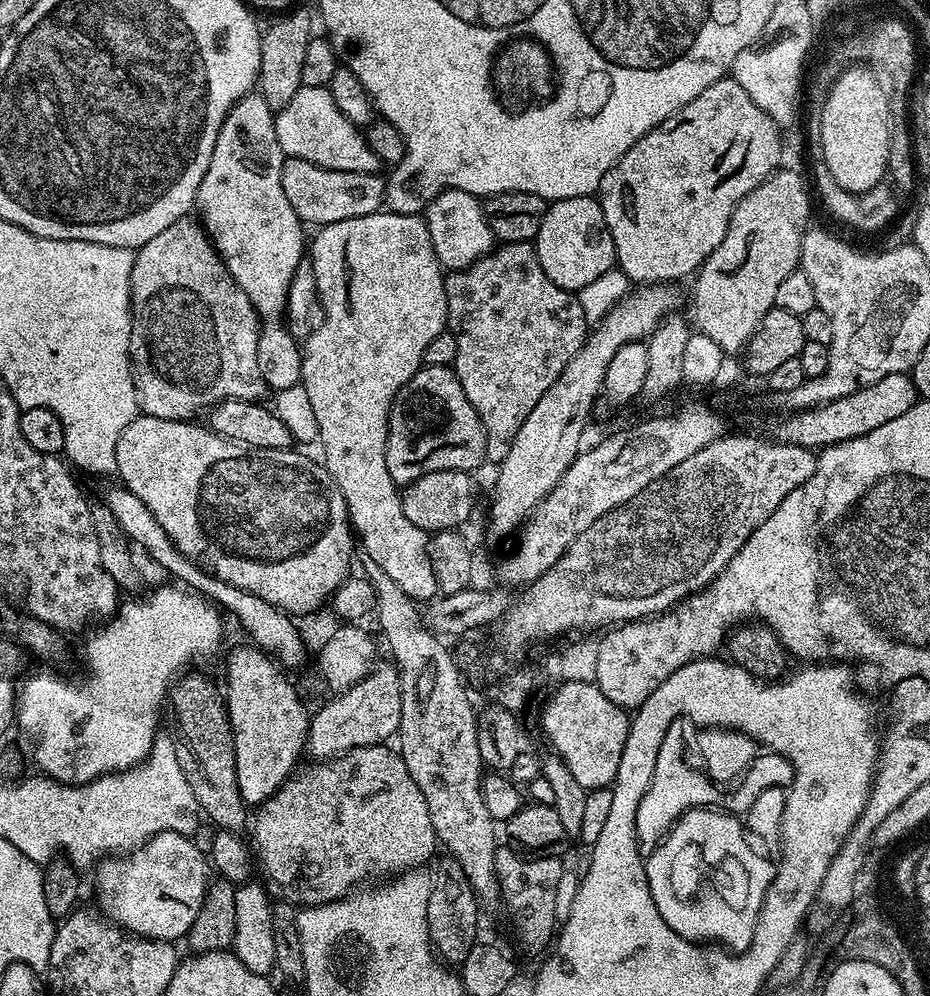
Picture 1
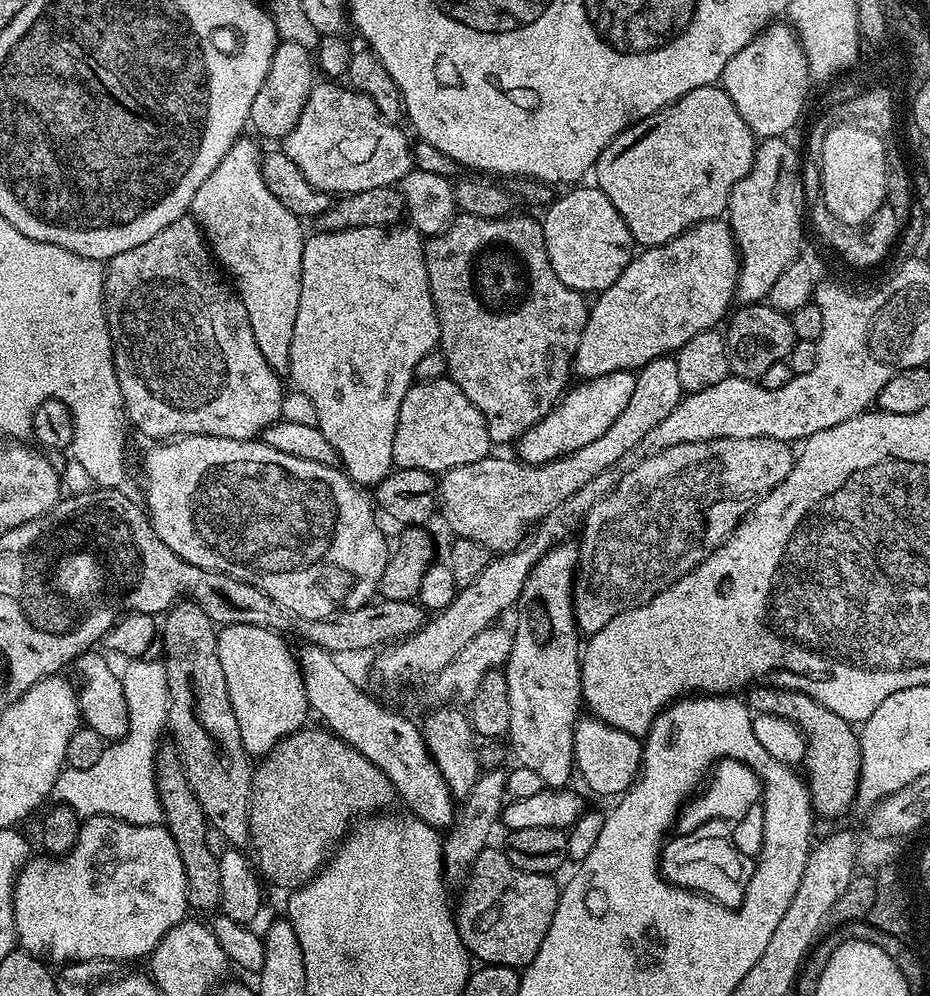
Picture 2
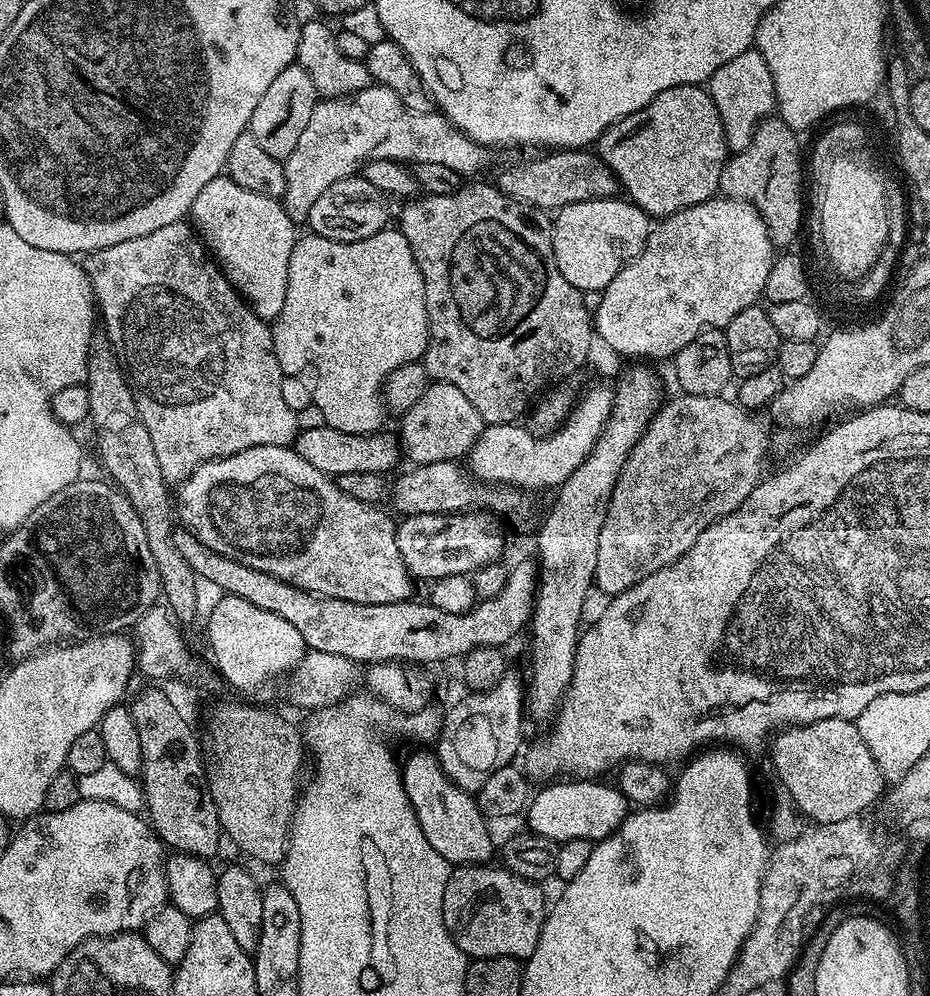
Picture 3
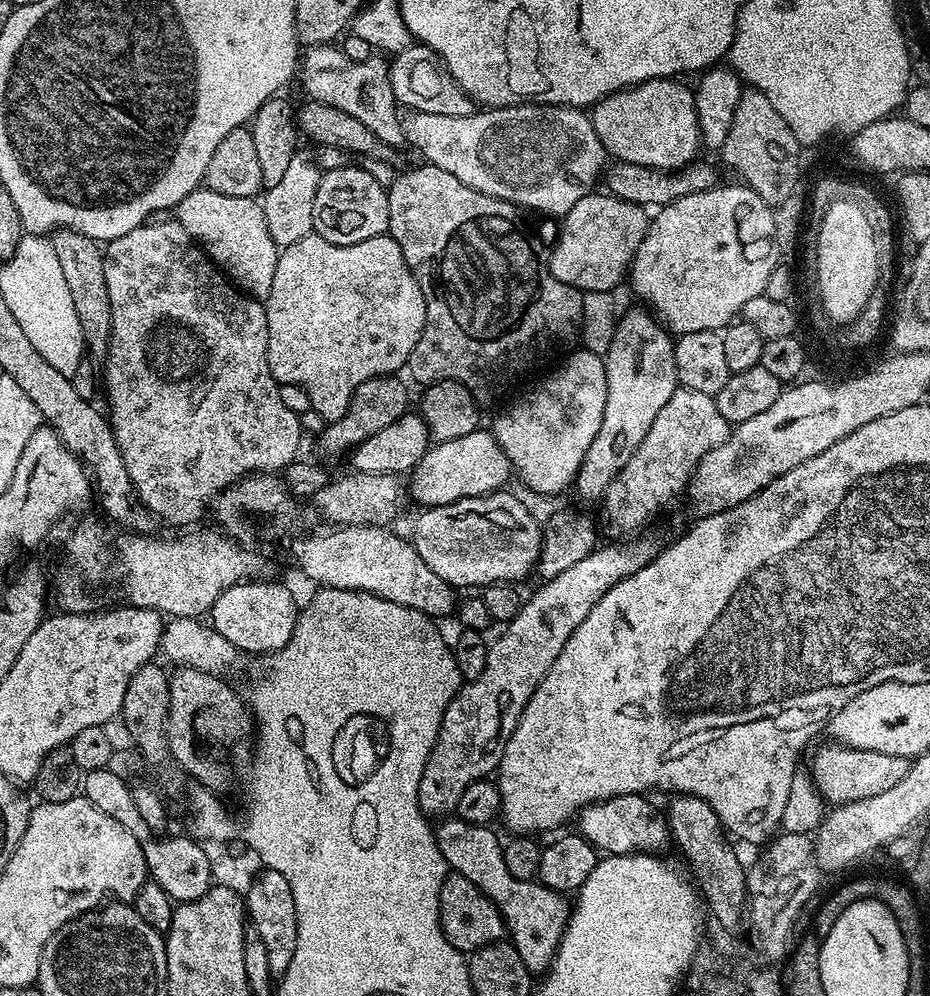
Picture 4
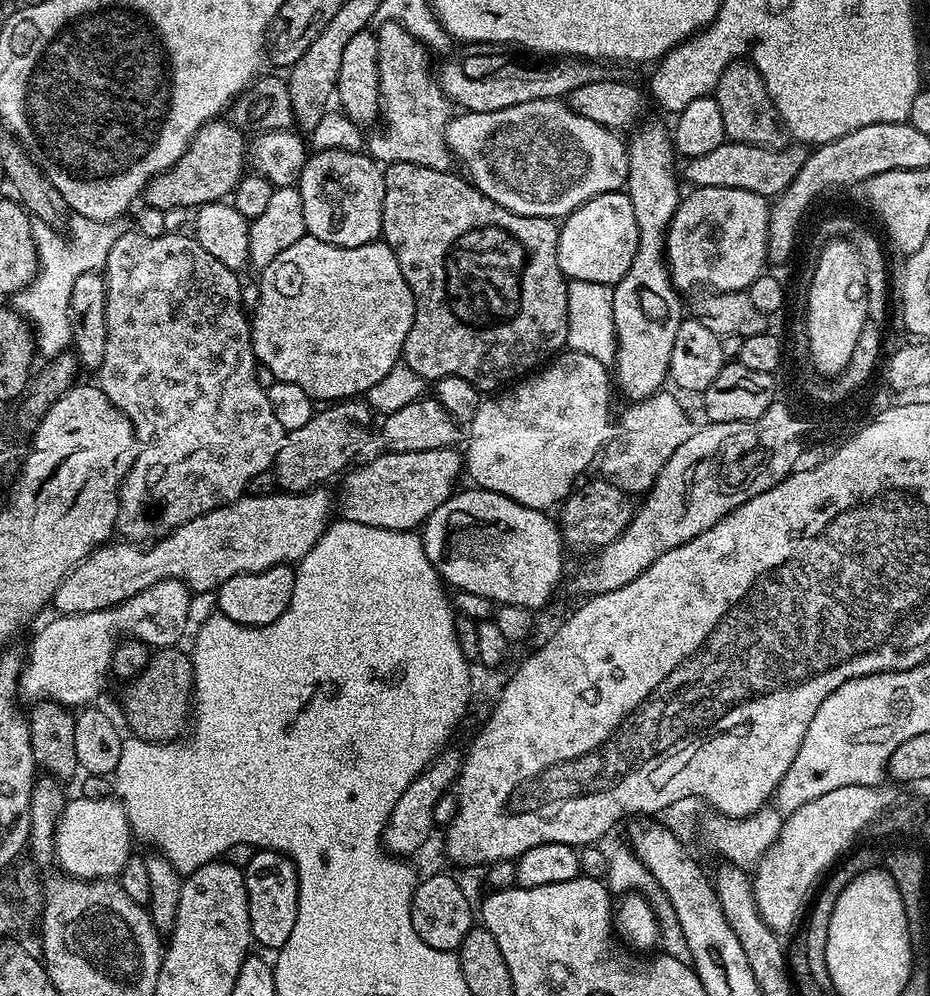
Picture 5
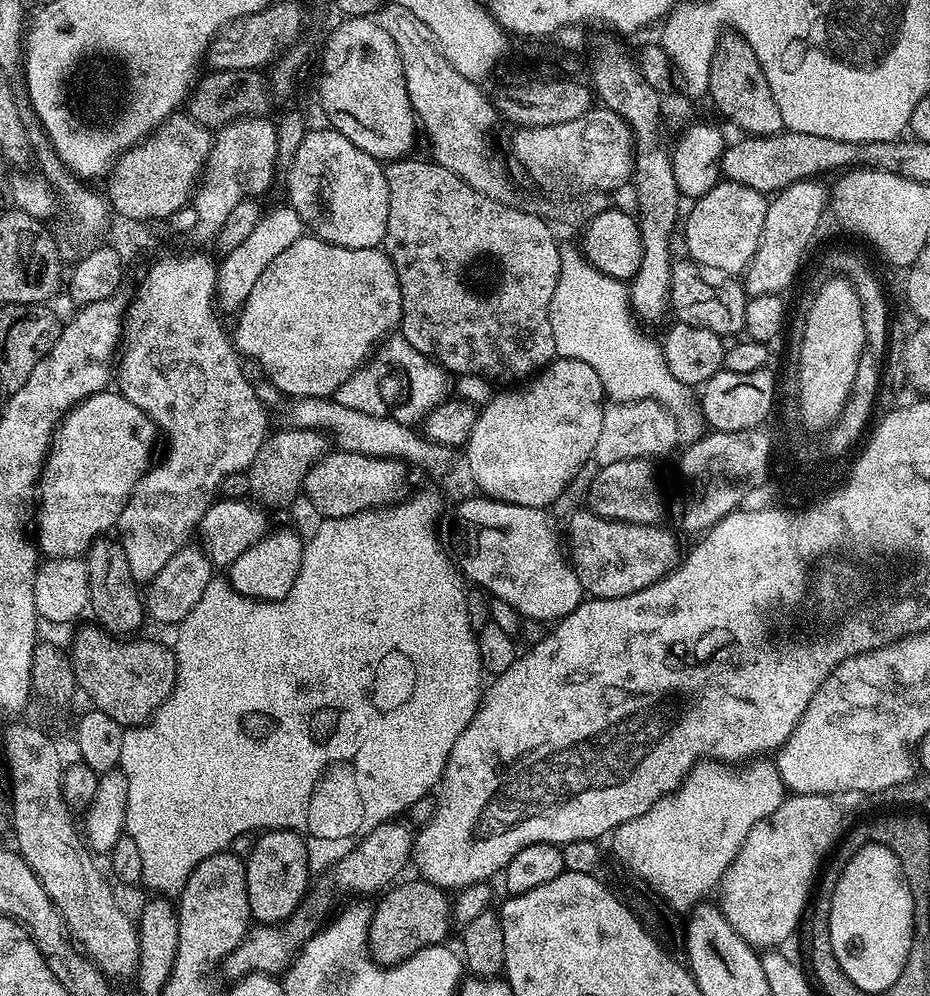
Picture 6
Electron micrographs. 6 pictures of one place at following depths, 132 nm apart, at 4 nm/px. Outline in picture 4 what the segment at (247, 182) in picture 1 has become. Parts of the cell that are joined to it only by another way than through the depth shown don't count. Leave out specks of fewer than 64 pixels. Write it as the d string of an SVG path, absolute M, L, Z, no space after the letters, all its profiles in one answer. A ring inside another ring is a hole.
M201 186L176 204L174 219L241 292L261 302L267 300L274 283L274 266L278 266L280 249L274 238L270 238L264 206L259 199L251 196L234 198Z

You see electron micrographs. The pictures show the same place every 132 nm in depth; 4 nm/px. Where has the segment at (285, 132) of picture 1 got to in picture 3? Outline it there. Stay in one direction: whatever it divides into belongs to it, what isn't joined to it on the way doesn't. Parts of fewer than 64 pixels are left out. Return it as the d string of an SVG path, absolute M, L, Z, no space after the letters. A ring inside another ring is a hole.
M372 82L361 92L356 92L352 96L324 98L314 106L313 114L306 128L299 135L294 152L283 161L286 190L282 203L293 222L304 222L310 214L310 206L318 202L318 198L325 190L330 190L334 182L355 177L364 164L370 160L390 159L411 162L413 165L422 162L442 162L442 166L450 166L450 170L467 174L467 172L478 171L487 162L488 152L487 147L475 144L465 132L459 132L439 111L412 112L404 105L402 98L394 94L394 90Z

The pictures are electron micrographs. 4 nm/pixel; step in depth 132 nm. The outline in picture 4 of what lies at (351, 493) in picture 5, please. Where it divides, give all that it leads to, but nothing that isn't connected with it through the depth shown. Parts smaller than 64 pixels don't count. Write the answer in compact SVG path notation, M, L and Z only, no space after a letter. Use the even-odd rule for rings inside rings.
M477 430L470 434L462 434L462 438L450 438L450 442L436 442L429 447L428 452L416 463L410 473L410 496L425 509L437 508L458 502L462 498L486 496L490 492L499 492L505 487L508 479L513 479L514 469L502 446L498 446L495 436L488 430Z

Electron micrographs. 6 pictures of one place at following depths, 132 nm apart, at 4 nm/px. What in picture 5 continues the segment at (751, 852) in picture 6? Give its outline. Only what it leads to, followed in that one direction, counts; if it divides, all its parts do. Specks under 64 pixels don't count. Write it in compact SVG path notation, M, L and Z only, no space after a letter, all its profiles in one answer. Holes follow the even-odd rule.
M838 786L838 790L830 790L830 794L822 794L822 798L814 802L806 802L798 810L783 817L778 838L768 847L766 854L761 856L752 876L754 902L766 926L770 926L777 934L784 934L787 928L795 926L800 911L802 911L801 916L805 911L806 901L813 895L814 889L821 883L825 873L833 867L837 852L848 843L853 832L856 832L856 828L860 828L860 825L864 824L868 817L873 816L873 813L879 812L887 801L889 801L889 795L881 792L878 786L874 788Z

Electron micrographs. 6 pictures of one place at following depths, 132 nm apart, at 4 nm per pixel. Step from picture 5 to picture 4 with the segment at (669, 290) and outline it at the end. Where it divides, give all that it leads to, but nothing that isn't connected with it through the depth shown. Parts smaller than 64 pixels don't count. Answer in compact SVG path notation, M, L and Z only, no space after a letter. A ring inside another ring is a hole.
M647 307L632 308L617 319L612 329L610 350L602 359L606 370L606 410L602 410L602 426L582 458L582 466L574 481L574 492L584 500L603 501L610 482L634 458L634 450L642 446L642 438L650 430L654 418L670 402L678 387L674 366L674 336Z

